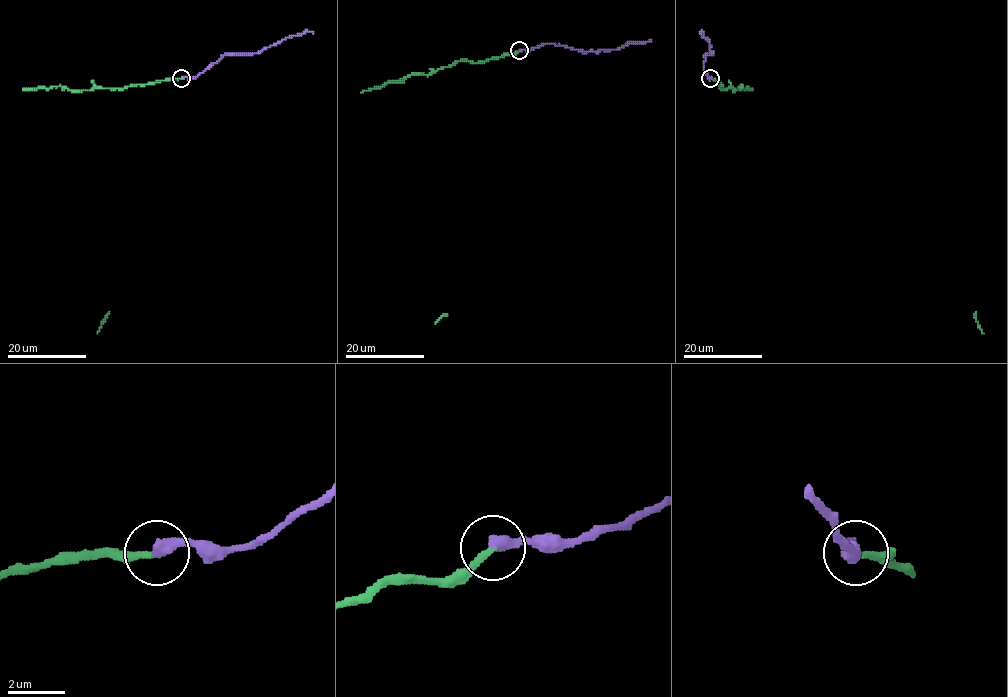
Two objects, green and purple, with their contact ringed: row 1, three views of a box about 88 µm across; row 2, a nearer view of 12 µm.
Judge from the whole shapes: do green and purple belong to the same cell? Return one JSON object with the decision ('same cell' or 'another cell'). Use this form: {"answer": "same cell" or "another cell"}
{"answer": "same cell"}

